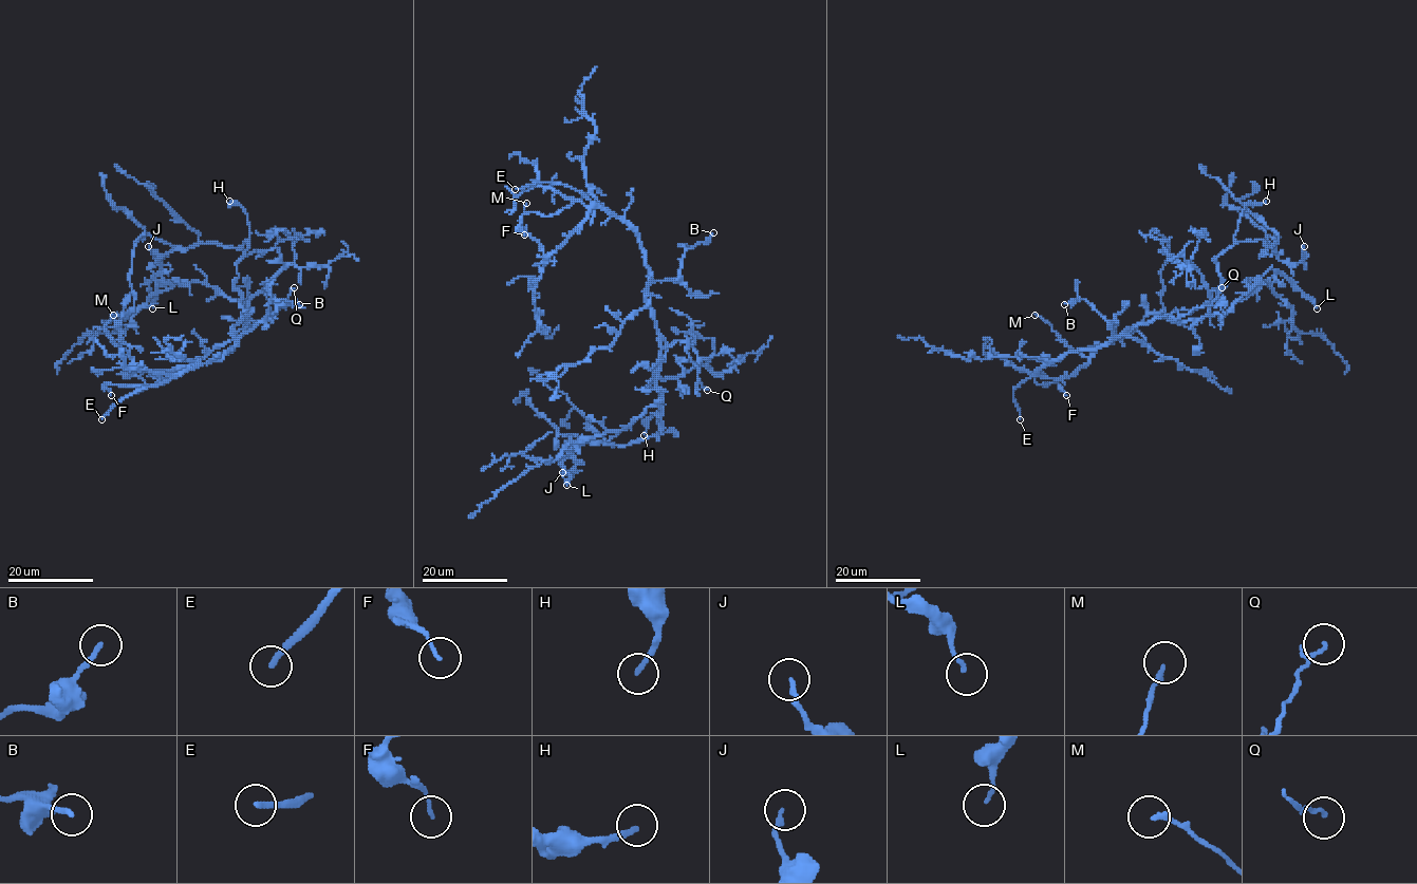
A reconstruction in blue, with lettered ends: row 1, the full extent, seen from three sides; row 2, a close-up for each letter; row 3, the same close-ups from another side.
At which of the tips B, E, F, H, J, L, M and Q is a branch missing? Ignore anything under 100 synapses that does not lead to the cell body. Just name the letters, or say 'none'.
E

